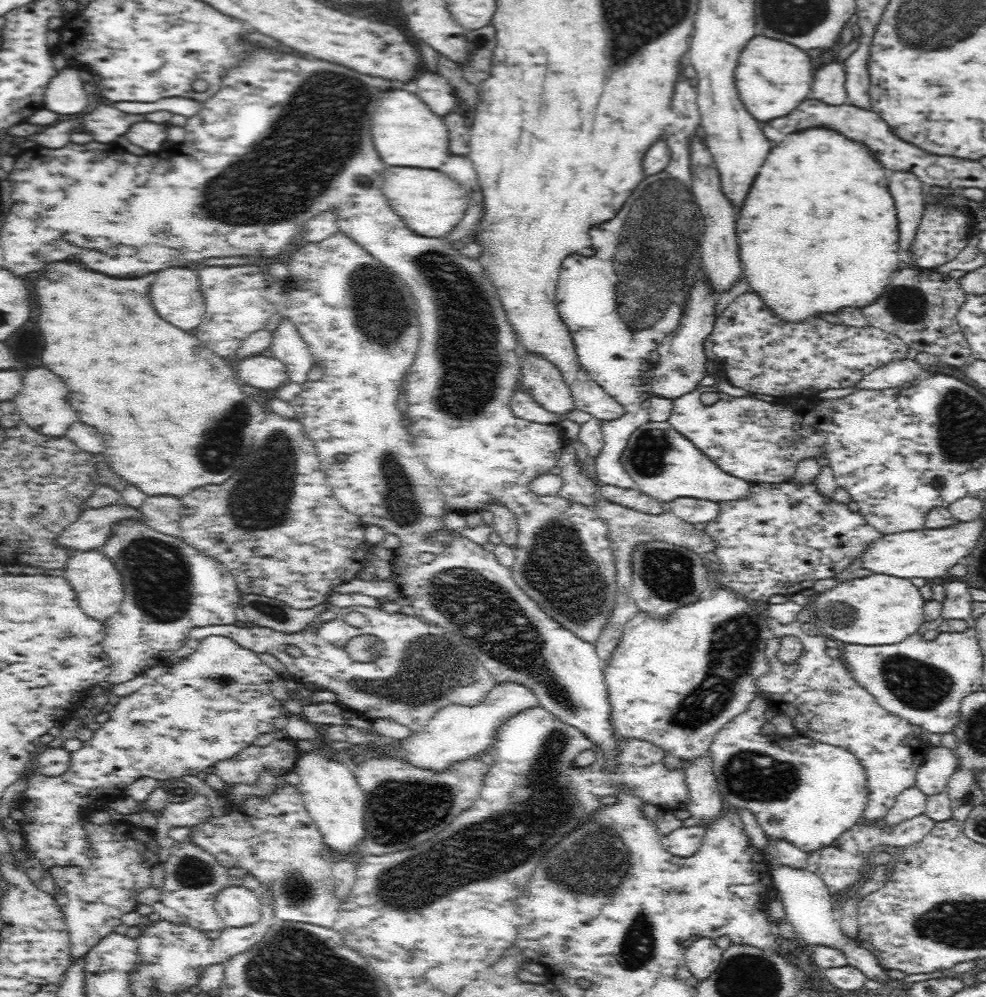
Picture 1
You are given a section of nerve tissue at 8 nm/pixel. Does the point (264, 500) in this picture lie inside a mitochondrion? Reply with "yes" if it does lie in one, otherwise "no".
yes

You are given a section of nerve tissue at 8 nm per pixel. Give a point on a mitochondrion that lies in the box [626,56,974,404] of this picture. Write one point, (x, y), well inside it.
(904, 303)

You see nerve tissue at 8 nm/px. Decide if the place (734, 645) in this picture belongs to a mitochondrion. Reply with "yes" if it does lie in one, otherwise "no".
yes

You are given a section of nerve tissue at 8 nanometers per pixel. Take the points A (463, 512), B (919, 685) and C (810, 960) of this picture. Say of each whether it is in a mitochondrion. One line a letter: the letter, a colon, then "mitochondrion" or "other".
A: other
B: mitochondrion
C: other

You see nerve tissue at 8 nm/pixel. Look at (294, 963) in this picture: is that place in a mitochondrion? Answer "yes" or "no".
yes

